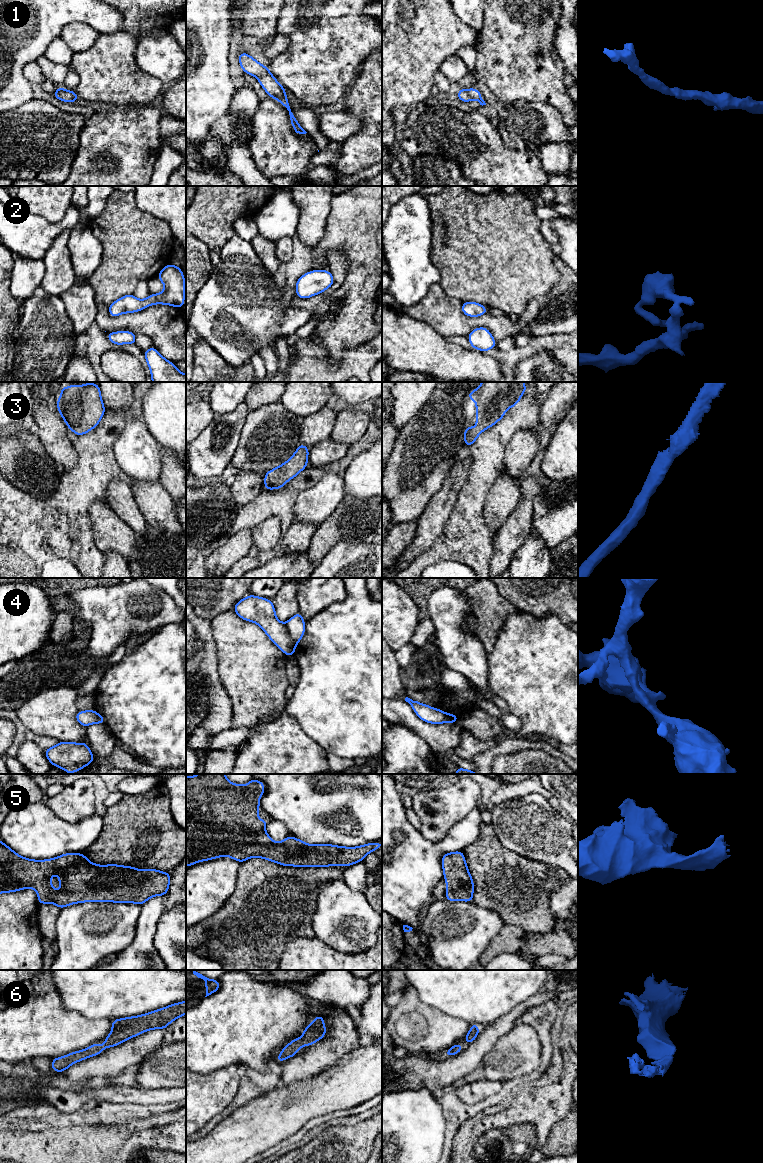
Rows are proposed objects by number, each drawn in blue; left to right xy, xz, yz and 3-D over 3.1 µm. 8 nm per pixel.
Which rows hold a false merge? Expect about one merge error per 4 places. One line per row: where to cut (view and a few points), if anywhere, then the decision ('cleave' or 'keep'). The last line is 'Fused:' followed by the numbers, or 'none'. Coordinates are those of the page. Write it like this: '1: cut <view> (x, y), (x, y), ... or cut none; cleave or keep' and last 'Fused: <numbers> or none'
1: cut none; keep
2: cut none; keep
3: cut none; keep
4: cut xz (284, 625), (288, 635), (296, 643); cleave
5: cut none; keep
6: cut none; keep
Fused: 4

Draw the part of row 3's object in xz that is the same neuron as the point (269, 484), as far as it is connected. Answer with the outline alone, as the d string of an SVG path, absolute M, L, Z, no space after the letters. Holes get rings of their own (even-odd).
M299 444L289 460L264 474L264 489L280 489L285 483L297 476L308 465L309 447Z

